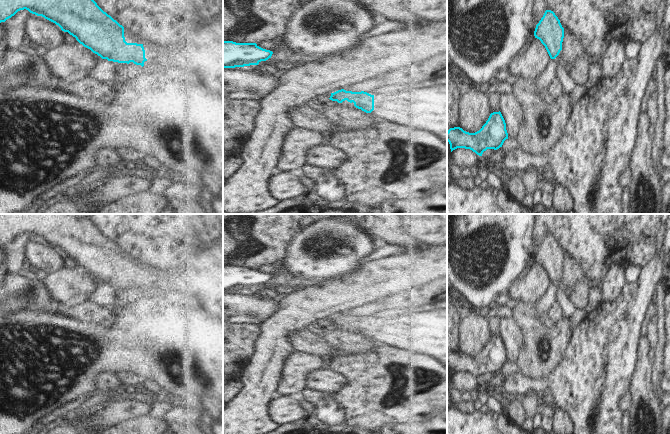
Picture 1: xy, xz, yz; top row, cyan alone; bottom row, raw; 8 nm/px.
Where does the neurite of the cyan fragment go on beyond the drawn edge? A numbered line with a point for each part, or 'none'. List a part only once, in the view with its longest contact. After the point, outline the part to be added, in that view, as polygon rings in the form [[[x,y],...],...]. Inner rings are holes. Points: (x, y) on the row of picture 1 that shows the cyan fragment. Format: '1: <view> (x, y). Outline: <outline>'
none.

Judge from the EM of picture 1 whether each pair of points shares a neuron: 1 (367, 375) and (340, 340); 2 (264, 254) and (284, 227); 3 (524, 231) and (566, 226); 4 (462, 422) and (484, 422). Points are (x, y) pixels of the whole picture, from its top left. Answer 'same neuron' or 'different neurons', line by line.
1: different neurons
2: same neuron
3: different neurons
4: same neuron

